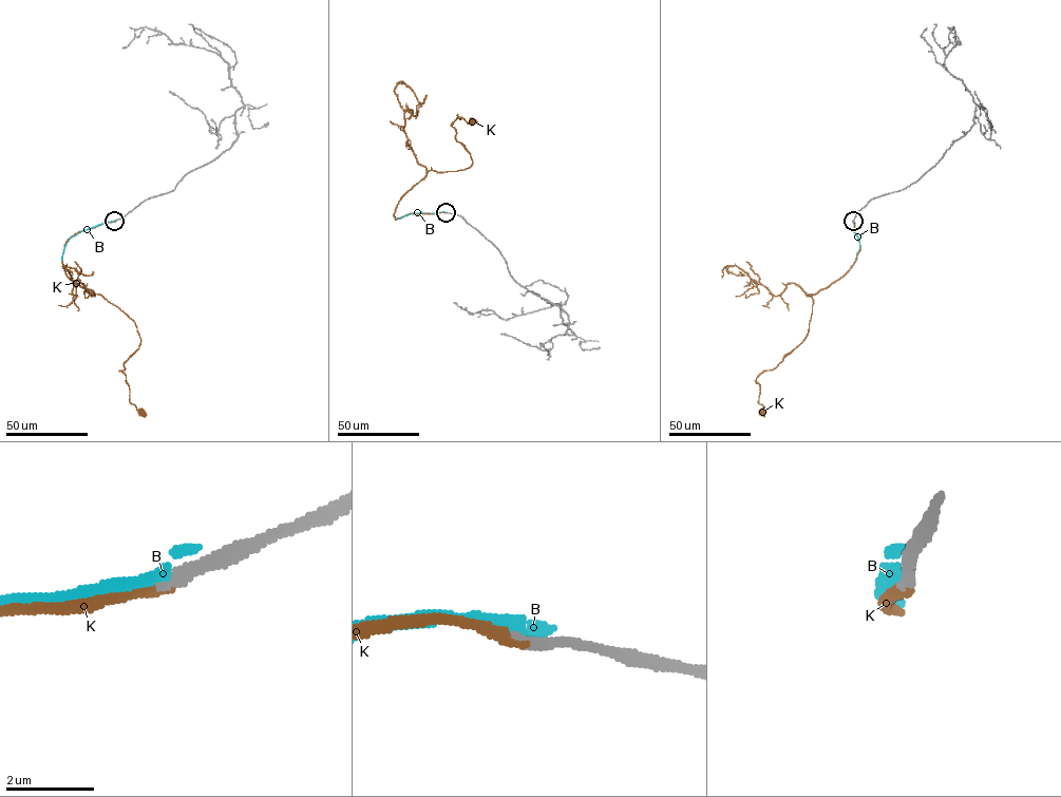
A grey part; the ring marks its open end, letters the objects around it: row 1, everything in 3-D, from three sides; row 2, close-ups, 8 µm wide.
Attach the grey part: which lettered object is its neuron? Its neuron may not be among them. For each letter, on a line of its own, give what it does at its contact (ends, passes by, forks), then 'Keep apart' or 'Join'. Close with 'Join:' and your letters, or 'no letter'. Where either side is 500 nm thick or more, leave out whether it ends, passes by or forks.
B: It ends there. Keep apart
K: It ends there. Join
Join: K

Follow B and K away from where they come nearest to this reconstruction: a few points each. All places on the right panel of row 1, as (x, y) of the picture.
B: (853, 221), (859, 240), (854, 260)
K: (853, 221), (859, 243), (855, 261), (842, 276), (811, 295), (807, 337), (776, 366), (756, 379), (762, 412)

